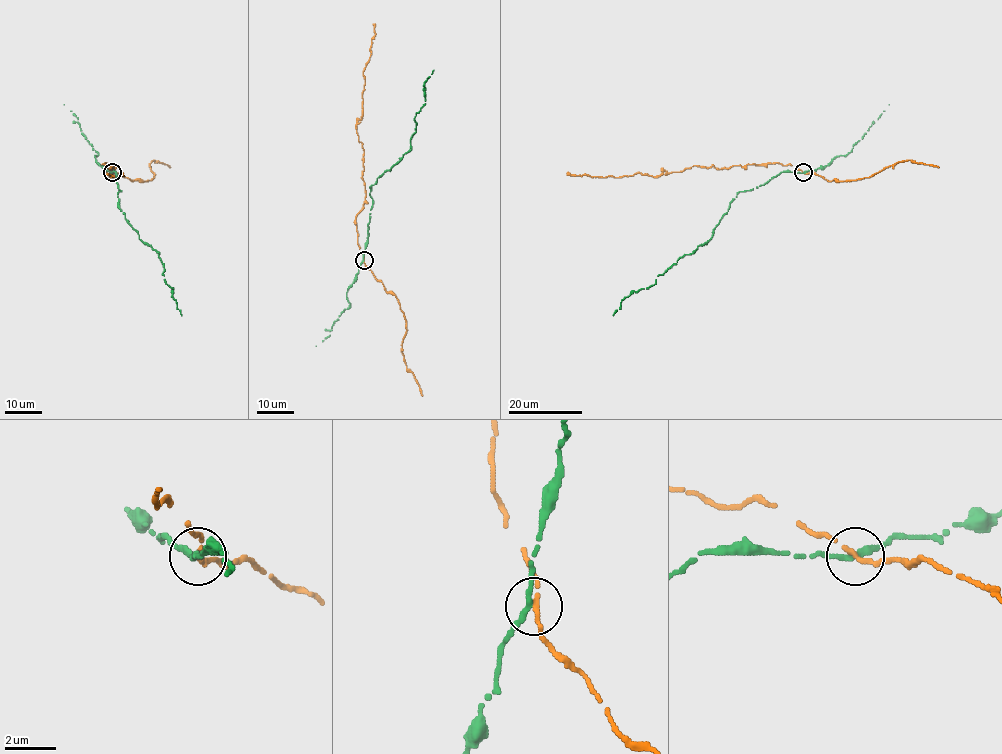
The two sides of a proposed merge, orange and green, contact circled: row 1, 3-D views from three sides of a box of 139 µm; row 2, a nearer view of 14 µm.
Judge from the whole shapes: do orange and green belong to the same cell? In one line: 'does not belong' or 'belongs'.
does not belong

